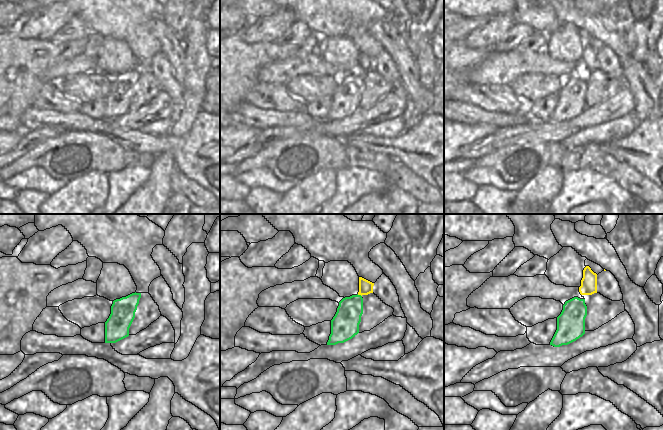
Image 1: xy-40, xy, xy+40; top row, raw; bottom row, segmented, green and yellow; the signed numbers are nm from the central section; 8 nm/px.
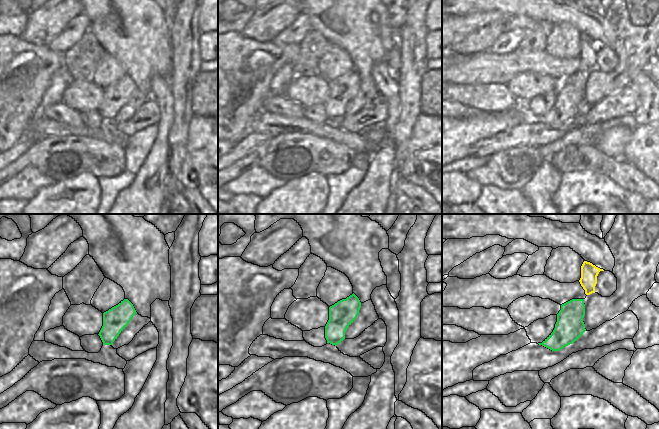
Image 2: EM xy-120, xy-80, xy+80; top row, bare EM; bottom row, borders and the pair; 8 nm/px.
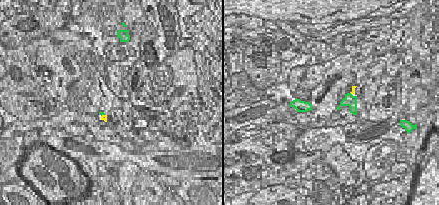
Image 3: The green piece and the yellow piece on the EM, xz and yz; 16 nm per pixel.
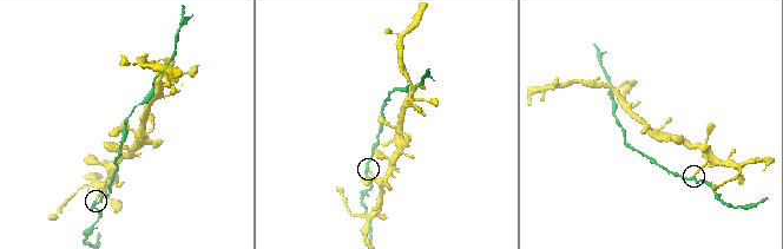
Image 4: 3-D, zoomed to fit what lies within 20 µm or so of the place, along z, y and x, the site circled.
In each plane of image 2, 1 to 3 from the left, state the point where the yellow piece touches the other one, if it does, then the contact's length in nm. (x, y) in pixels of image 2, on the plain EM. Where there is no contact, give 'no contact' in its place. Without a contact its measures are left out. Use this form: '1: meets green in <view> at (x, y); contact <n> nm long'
1: no contact
2: no contact
3: no contact

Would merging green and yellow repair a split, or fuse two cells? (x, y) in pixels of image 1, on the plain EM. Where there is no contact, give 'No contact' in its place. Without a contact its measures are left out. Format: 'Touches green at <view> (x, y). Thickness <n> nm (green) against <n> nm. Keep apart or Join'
Touches green at xy (359, 71). Thickness 220 nm (green) against 110 nm. Keep apart.

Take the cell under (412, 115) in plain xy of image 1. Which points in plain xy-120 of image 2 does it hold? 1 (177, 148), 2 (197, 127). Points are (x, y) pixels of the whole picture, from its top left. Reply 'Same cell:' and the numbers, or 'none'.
Same cell: 1

